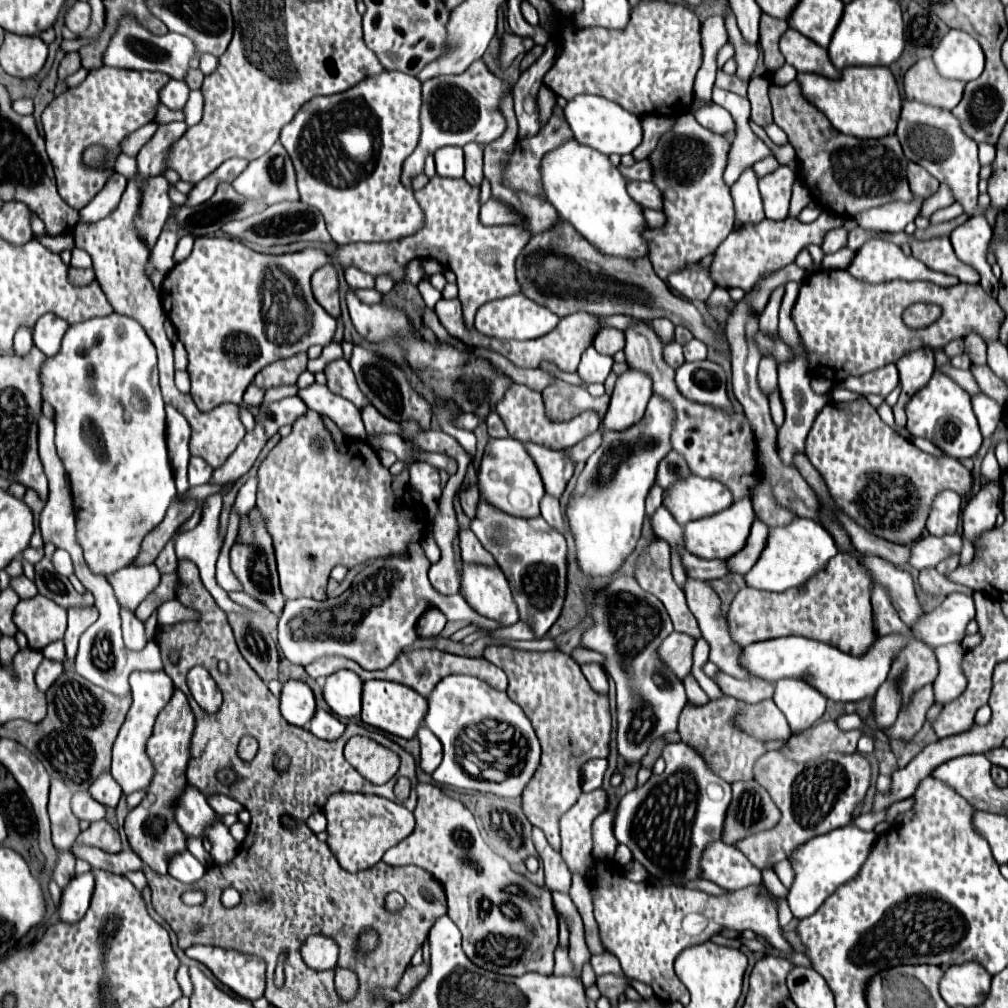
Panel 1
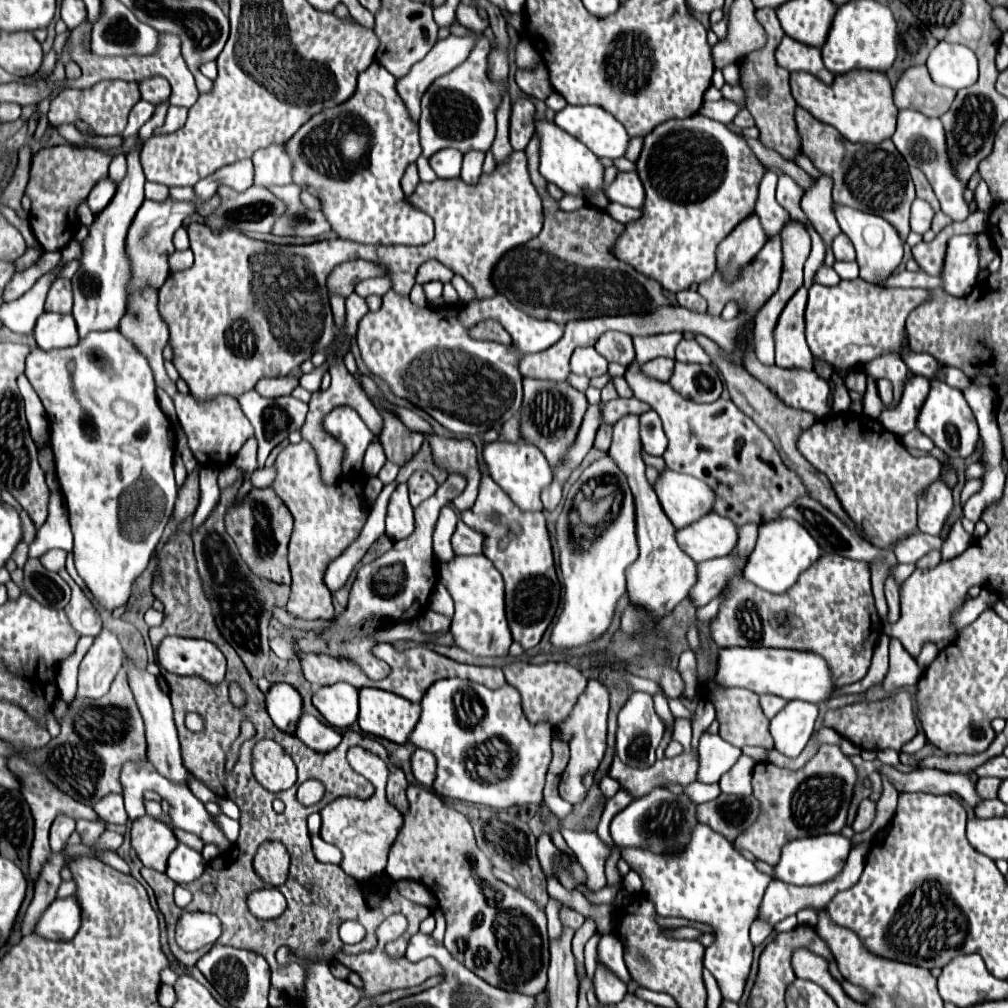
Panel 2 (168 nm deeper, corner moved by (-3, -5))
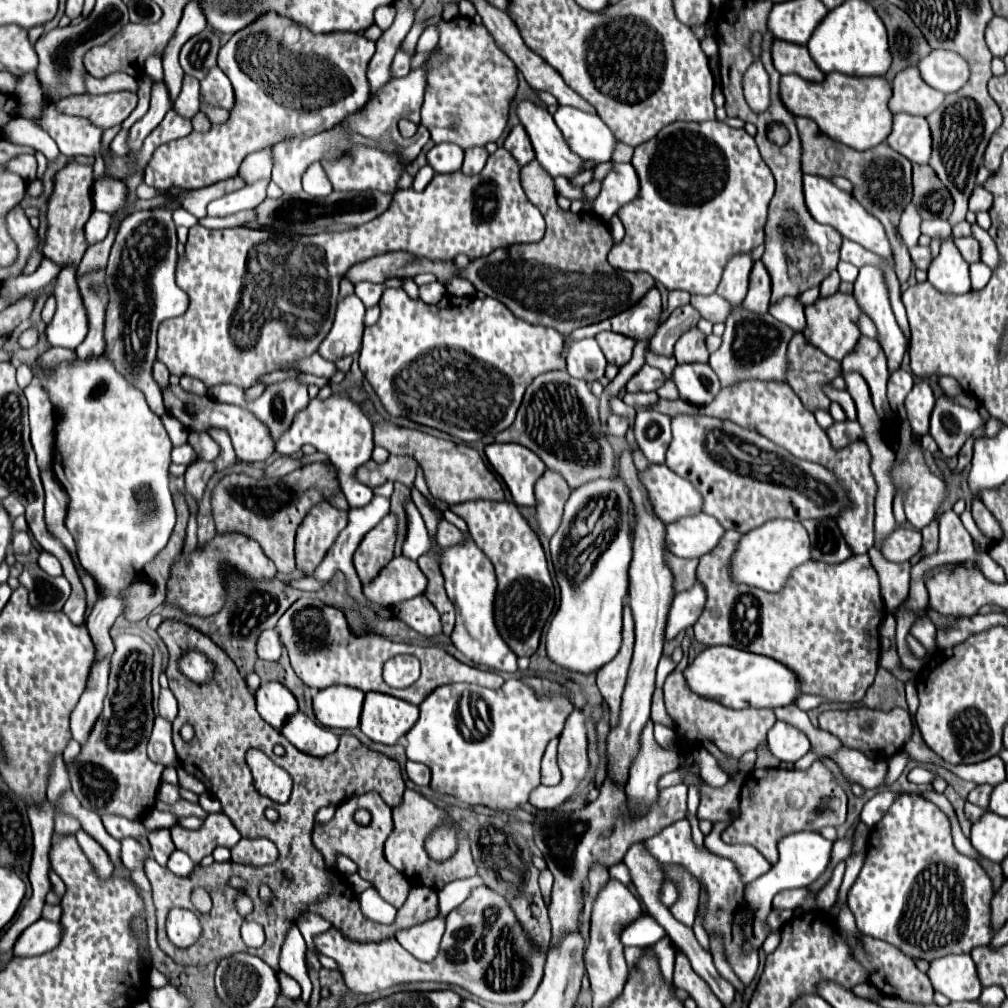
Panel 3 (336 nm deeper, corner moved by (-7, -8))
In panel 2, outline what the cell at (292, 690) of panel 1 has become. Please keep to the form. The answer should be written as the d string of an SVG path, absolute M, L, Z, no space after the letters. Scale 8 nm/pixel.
M274 683L266 693L266 709L276 727L294 733L296 719L302 715L302 695L288 683Z

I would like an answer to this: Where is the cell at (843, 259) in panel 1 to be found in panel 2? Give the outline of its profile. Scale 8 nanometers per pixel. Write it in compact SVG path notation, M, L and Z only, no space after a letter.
M836 261L834 271L840 275L840 279L854 279L858 277L860 267L856 261Z

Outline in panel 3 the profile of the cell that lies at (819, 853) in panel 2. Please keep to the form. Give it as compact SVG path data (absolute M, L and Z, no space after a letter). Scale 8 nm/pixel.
M796 832L796 834L784 836L778 842L778 854L780 854L778 862L766 874L762 874L754 882L750 882L744 890L748 894L748 906L752 906L752 922L748 922L748 942L752 942L752 946L756 946L756 950L760 950L764 940L768 938L768 934L772 934L772 928L766 924L766 918L768 918L770 906L772 906L772 898L782 890L810 886L826 870L826 866L830 862L830 852L832 852L832 842L822 838L818 832Z

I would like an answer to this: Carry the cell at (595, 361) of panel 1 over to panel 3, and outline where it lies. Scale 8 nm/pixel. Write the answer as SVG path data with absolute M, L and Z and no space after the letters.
M594 338L584 340L566 340L566 362L568 362L568 374L586 382L600 380L604 376L606 358Z

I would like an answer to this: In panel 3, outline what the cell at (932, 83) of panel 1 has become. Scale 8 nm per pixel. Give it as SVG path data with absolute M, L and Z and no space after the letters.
M910 66L908 70L896 74L892 82L892 90L894 94L888 102L892 114L908 112L914 116L926 116L944 102L944 94L926 86L916 66Z

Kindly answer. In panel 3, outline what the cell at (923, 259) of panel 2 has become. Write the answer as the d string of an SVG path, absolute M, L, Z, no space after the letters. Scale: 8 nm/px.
M914 246L914 248L910 250L910 256L912 256L912 262L914 262L916 268L928 270L928 266L930 266L930 248Z

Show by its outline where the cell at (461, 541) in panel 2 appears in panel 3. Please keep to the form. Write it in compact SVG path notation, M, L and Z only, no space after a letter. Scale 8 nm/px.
M444 518L438 522L438 528L436 528L436 542L438 542L442 548L454 546L454 544L458 544L462 538L464 538L464 536L462 536L462 532L460 532L456 526L448 524Z

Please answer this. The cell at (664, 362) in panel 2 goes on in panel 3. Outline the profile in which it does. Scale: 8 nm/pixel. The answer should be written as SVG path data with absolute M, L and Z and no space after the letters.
M644 364L626 384L628 392L652 392L658 390L658 386L662 386L664 382L664 374L648 364Z

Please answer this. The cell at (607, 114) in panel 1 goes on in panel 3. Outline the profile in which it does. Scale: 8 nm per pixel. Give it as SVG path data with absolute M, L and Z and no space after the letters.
M558 106L554 122L564 134L570 150L580 154L580 158L594 162L608 162L612 158L616 136L600 120L600 116L586 114L578 108Z

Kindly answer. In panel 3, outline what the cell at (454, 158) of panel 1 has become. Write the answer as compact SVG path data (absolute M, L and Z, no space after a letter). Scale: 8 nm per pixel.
M436 144L430 148L428 156L428 164L440 172L440 174L450 174L462 168L462 158L464 158L464 150L456 144Z

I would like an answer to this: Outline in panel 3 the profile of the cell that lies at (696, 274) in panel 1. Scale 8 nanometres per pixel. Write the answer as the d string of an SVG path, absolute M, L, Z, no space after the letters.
M690 304L672 310L672 314L668 316L668 320L664 324L660 324L660 328L656 330L656 334L650 338L652 350L656 350L656 354L672 356L676 340L684 332L688 332L692 326L696 326L698 320L700 320L700 314Z

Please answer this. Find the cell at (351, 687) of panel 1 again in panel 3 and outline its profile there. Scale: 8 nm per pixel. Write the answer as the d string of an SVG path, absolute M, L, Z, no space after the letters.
M330 686L314 694L314 716L326 728L358 728L364 692L352 686Z

